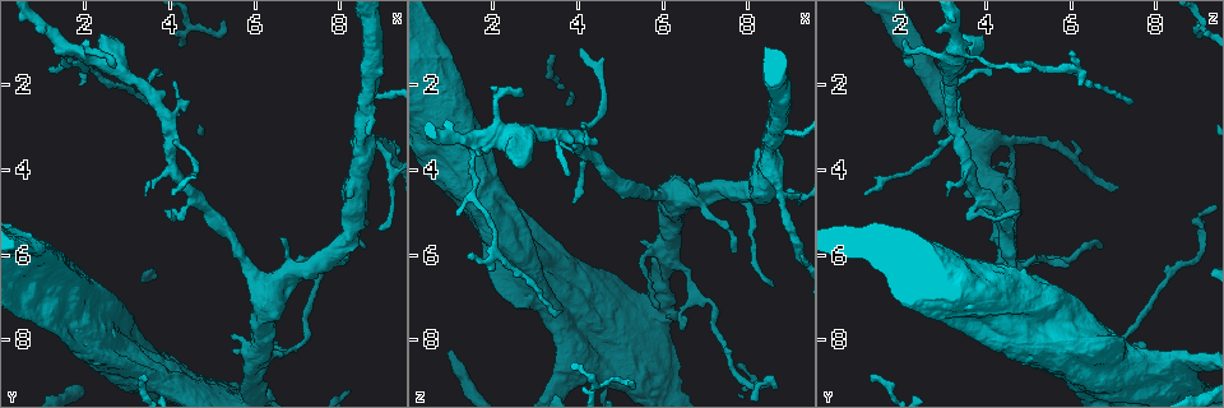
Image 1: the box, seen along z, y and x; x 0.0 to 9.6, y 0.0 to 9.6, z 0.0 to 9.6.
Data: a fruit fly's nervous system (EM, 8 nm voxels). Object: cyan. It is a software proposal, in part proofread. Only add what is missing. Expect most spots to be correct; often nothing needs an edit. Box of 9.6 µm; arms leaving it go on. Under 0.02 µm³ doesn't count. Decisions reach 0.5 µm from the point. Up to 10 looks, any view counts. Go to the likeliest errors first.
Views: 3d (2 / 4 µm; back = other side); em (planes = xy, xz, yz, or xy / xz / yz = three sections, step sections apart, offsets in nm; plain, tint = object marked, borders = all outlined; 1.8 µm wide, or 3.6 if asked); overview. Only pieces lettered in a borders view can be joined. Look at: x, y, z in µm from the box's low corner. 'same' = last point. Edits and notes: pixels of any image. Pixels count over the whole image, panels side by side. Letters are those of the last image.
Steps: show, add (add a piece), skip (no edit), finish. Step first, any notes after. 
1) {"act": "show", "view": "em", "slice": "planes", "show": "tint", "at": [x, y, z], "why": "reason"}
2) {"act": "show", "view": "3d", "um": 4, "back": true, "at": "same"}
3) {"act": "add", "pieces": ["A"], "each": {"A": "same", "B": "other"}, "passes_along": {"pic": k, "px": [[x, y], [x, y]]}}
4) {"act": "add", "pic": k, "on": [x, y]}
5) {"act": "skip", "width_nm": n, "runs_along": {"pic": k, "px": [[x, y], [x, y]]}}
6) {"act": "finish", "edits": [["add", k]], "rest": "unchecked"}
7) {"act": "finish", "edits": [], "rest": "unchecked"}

{"act": "show", "view": "3d", "um": 2, "at": [1.50, 1.25, 3.50], "why": "sharp bend"}

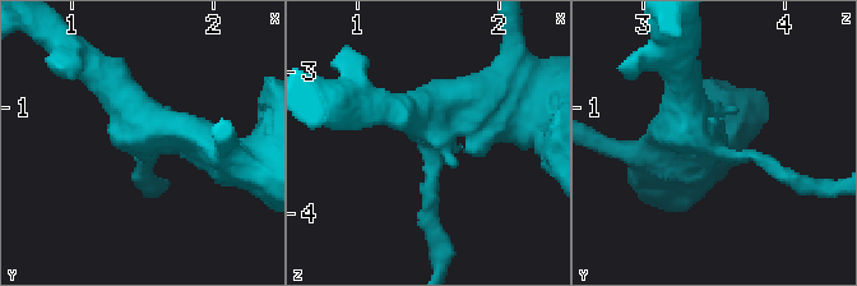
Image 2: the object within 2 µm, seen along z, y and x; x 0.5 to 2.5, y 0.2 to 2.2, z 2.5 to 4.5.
{"act": "show", "view": "em", "slice": "yz", "step": 8, "show": "borders", "at": [1.50, 1.26, 3.50], "why": "now the EM"}

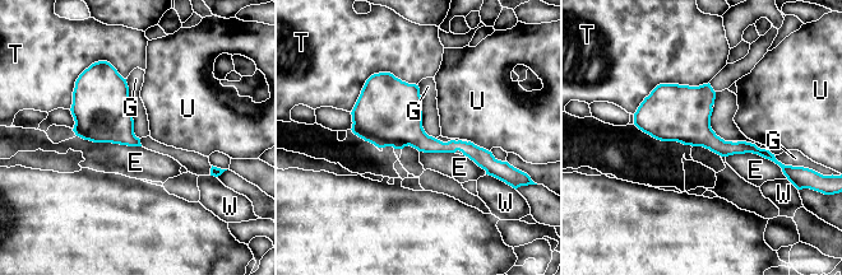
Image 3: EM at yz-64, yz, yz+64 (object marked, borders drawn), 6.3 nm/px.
{"act": "show", "view": "em", "slice": "planes", "show": "borders", "at": "same"}

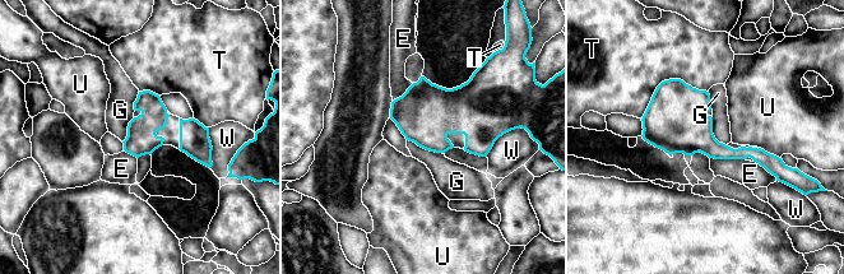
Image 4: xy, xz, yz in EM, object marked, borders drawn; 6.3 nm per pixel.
{"act": "skip", "longest_contact_nm": ["T", 460], "each": {"E": "other", "G": "other", "T": "other", "U": "other", "W": "other"}, "border": {"pic": 4, "px": [[407, 139], [426, 149], [441, 153]]}, "found": "no lettered piece goes on from it"}

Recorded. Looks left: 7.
{"act": "show", "view": "3d", "um": 2, "at": [7.80, 6.30, 5.90], "why": "branch stops here"}

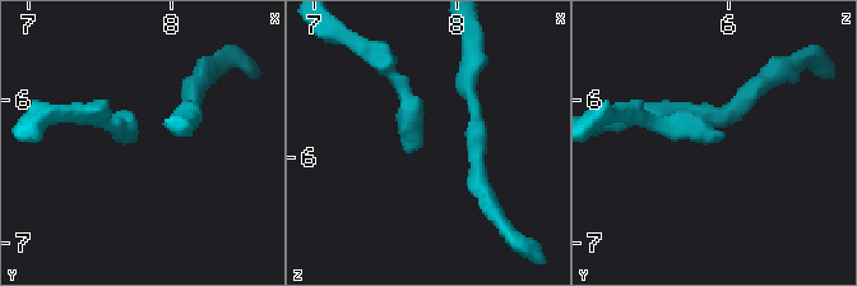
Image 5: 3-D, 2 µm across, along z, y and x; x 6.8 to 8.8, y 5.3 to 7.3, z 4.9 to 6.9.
{"act": "show", "view": "em", "slice": "planes", "show": "borders", "at": [7.74, 6.26, 5.94]}

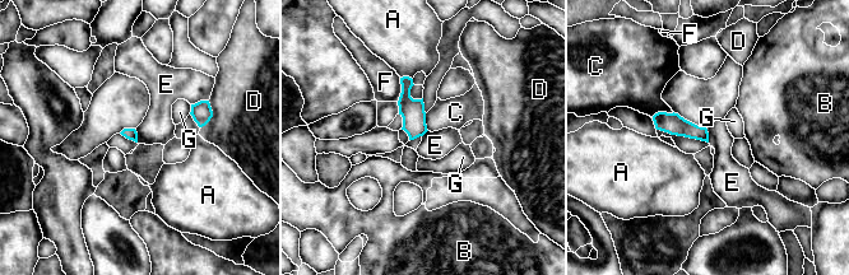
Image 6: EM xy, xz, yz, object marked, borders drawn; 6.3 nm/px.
{"act": "skip", "each": {"A": "other", "B": "other", "C": "other", "D": "other", "E": "other", "F": "other", "G": "other"}, "border": {"pic": 6, "px": [[208, 99], [200, 99], [191, 105]]}, "found": "no lettered piece goes on from it"}

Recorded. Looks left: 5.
{"act": "show", "view": "em", "um": 3.6, "slice": "xy", "step": 8, "show": "borders", "at": [1.40, 6.10, 2.40]}

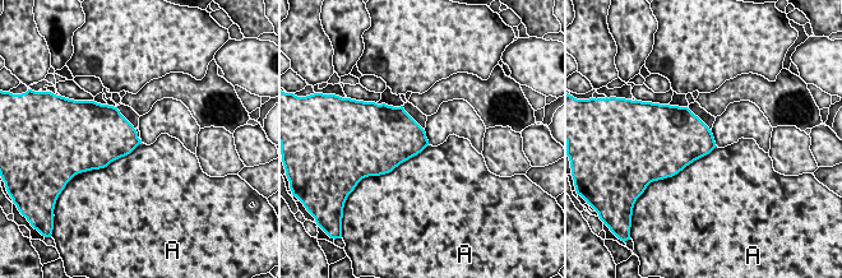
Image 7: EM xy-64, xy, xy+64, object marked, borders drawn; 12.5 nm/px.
{"act": "show", "view": "em", "um": 3.6, "slice": "planes", "show": "borders", "at": "same"}

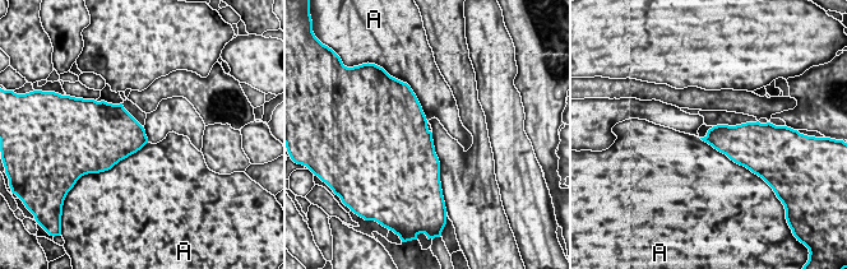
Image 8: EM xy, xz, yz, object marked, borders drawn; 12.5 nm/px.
{"act": "skip", "each": {"A": "other"}, "border": {"pic": 8, "px": [[699, 138], [745, 167]]}, "found": "none of them fits"}

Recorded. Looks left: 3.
{"act": "show", "view": "em", "slice": "xy", "step": 16, "show": "tint", "at": [5.75, 6.25, 4.60], "why": "calibre changes"}

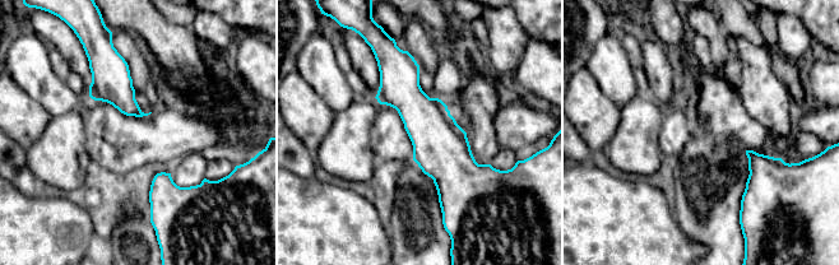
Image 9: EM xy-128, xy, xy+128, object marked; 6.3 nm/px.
{"act": "show", "view": "em", "slice": "planes", "show": "borders", "at": "same", "why": "another direction"}

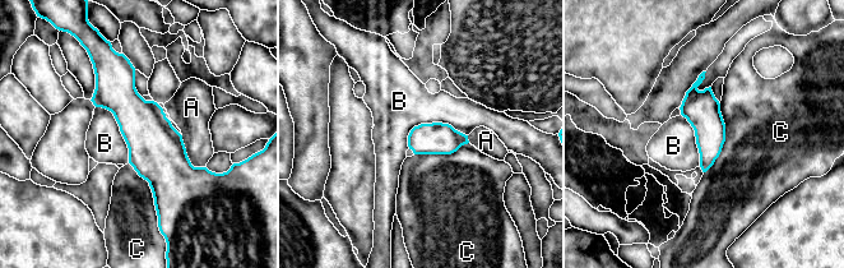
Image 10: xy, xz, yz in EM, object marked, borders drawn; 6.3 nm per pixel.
{"act": "skip", "longest_contact_nm": ["C", 460], "each": {"A": "other", "B": "other", "C": "other"}, "found": "none of them fits"}

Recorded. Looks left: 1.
{"act": "finish", "edits": [], "rest": "unchecked"}

